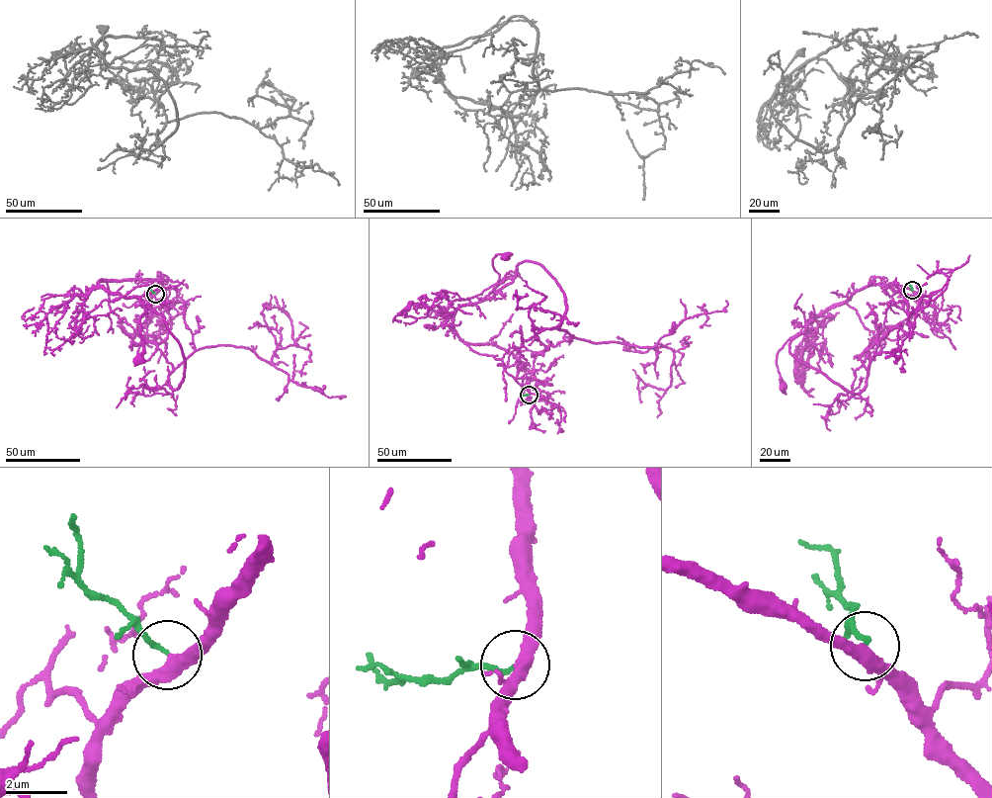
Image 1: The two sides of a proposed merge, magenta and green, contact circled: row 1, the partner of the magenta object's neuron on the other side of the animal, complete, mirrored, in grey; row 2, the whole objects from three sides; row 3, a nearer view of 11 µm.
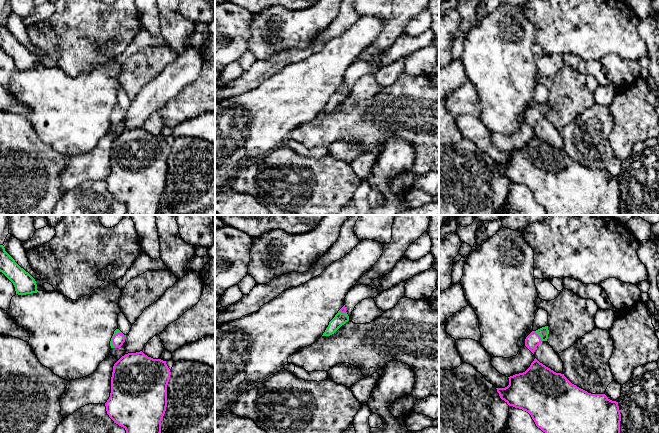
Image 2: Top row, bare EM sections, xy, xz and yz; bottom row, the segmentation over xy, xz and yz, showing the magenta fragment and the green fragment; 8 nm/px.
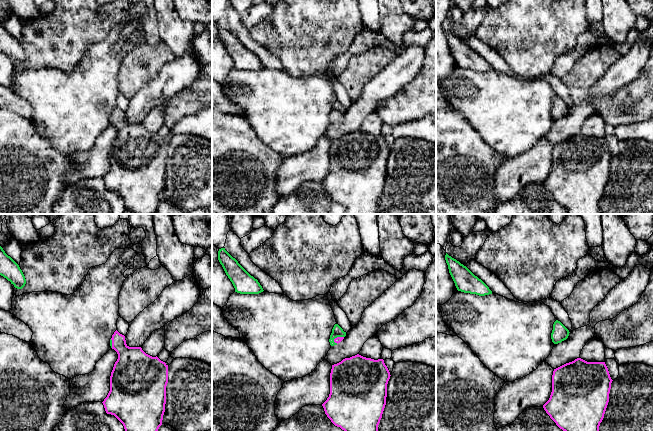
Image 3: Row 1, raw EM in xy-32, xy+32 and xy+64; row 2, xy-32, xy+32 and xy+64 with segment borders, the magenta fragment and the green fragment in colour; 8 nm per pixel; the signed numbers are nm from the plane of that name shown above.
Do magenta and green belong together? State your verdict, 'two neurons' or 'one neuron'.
one neuron

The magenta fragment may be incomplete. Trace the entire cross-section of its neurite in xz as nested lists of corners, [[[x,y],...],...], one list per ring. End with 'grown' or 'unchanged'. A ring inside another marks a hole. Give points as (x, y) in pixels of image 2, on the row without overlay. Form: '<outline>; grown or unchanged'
[[[345,81],[338,87],[335,93],[329,98],[328,103],[322,112],[330,112],[334,110],[342,101],[349,97]]]; grown

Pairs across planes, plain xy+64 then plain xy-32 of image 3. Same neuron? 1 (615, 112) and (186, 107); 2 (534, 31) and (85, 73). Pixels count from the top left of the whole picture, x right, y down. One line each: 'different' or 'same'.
1: same
2: different

